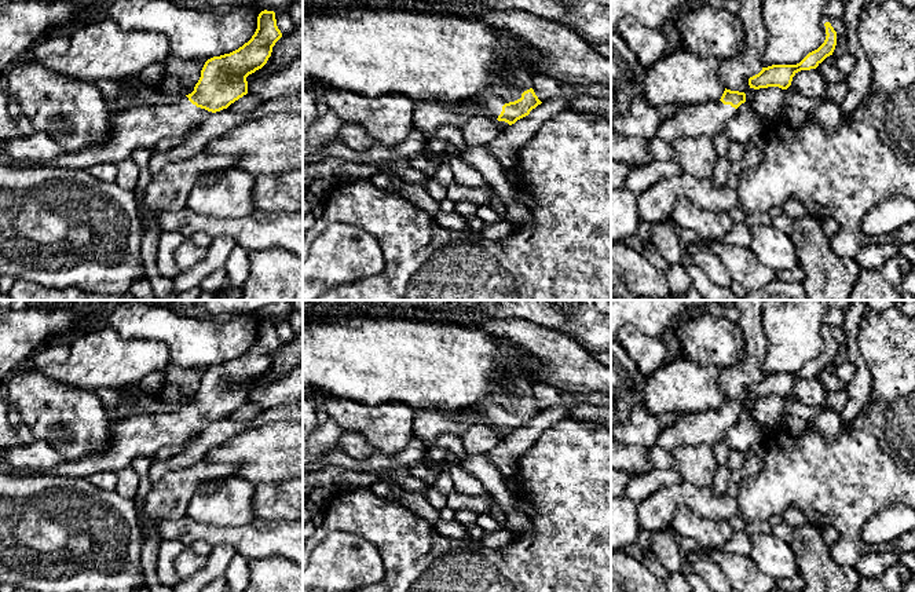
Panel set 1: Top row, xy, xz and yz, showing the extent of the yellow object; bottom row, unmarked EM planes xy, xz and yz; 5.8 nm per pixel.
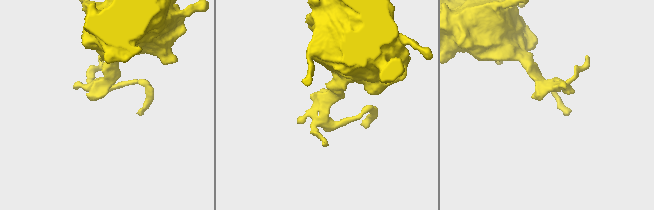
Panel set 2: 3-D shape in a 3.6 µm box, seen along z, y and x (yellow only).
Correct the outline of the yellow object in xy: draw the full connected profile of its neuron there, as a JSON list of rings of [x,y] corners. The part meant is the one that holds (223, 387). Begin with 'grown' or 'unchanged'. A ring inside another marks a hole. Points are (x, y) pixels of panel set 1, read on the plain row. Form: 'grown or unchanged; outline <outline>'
grown; outline [[[261,319],[257,325],[257,337],[252,347],[238,358],[208,368],[201,379],[201,385],[189,403],[183,403],[177,412],[172,413],[140,413],[125,420],[113,423],[109,447],[96,454],[81,457],[80,460],[59,463],[48,469],[22,469],[22,474],[32,475],[45,472],[50,475],[87,478],[96,472],[118,471],[129,467],[139,456],[154,456],[166,446],[187,445],[197,438],[212,421],[227,417],[231,412],[248,402],[246,385],[261,377],[271,365],[272,355],[282,346],[277,335],[274,319]]]

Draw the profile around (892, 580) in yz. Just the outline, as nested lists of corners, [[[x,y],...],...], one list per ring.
[[[900,562],[882,574],[861,577],[854,592],[903,592],[903,586],[911,578],[911,571]]]

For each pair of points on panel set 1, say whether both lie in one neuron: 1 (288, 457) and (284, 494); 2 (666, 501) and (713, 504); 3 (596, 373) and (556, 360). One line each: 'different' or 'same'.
1: different
2: same
3: same

